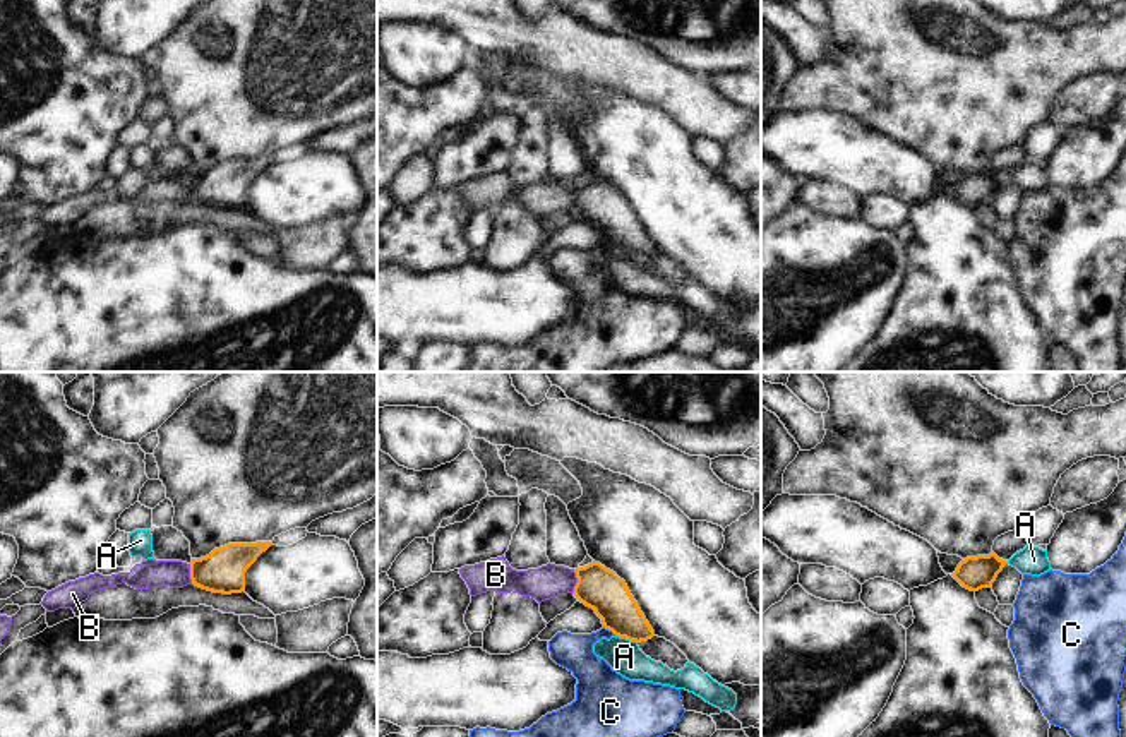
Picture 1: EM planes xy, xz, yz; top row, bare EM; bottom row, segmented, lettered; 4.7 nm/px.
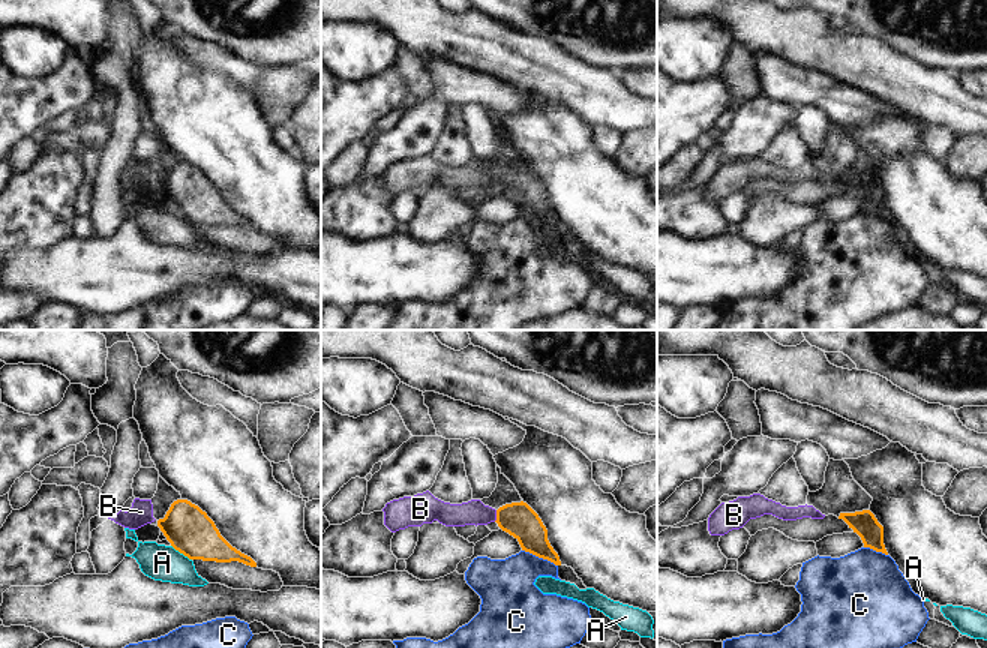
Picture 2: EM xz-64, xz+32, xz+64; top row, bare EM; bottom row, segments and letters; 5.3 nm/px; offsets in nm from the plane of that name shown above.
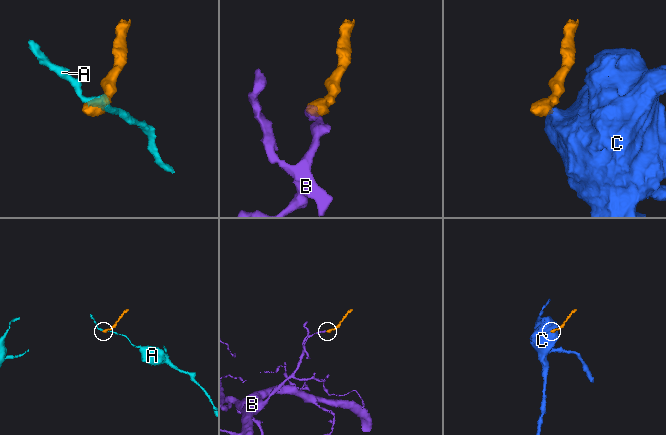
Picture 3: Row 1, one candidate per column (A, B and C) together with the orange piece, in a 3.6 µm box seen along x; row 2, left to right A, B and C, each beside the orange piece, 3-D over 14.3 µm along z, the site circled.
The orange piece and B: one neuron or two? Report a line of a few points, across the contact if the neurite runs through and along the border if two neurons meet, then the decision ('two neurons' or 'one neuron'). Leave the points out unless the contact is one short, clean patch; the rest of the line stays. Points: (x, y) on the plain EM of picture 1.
xz (598, 204), (578, 197), (547, 197) | one neuron

